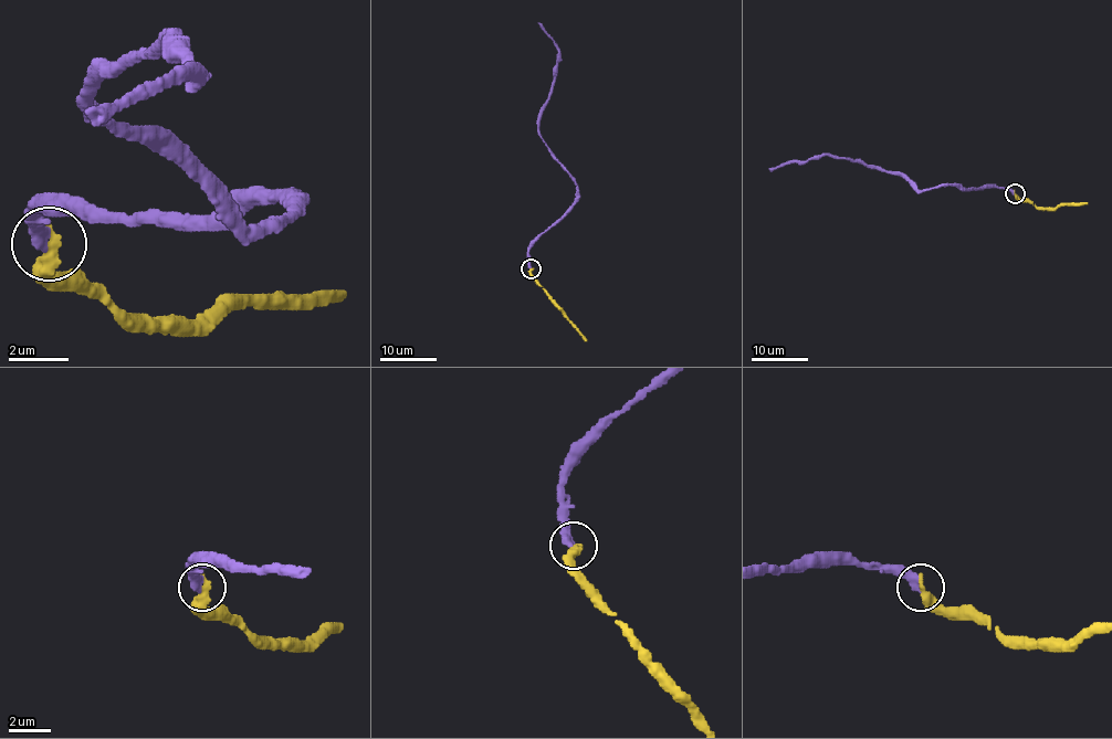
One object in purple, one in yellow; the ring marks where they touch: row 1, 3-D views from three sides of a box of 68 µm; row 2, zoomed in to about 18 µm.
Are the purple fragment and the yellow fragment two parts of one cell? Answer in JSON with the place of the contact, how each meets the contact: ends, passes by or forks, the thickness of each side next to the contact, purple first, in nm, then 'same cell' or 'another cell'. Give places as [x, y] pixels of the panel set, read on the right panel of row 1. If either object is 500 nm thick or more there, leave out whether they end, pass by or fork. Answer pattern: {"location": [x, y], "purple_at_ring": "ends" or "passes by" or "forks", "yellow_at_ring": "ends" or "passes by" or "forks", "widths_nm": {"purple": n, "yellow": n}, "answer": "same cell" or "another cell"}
{"location": [1015, 193], "purple_at_ring": "ends", "yellow_at_ring": "ends", "widths_nm": {"purple": 440, "yellow": 440}, "answer": "same cell"}

